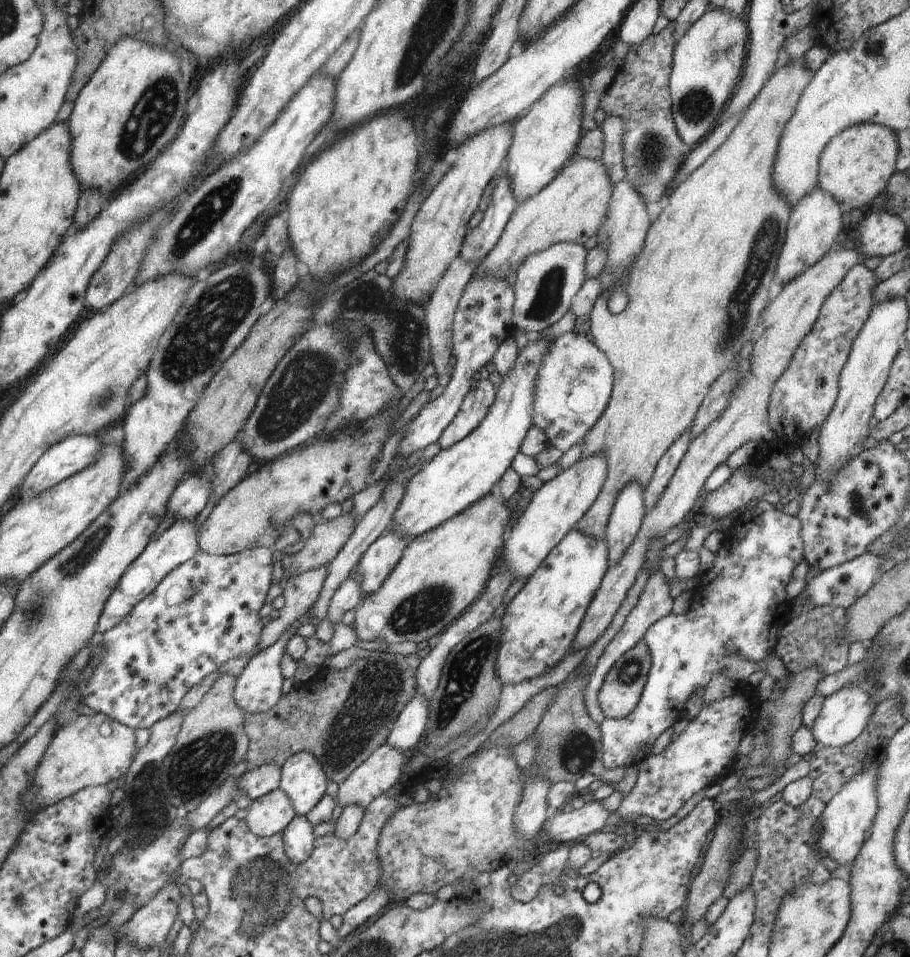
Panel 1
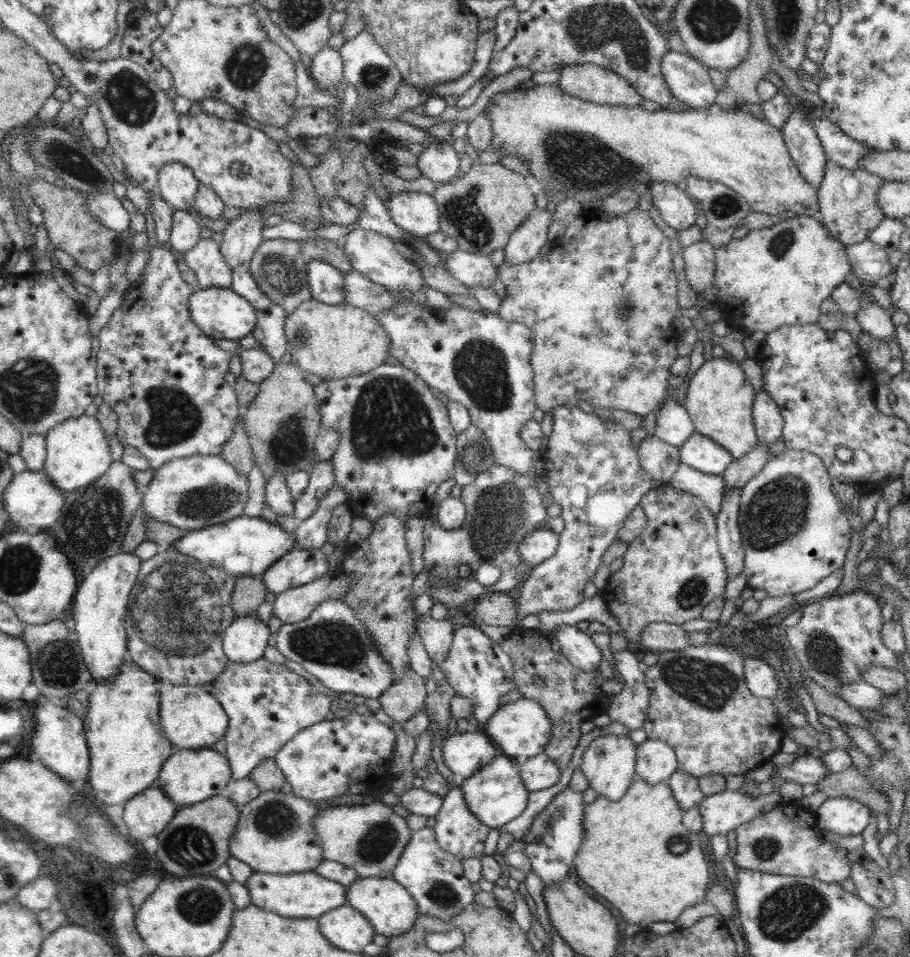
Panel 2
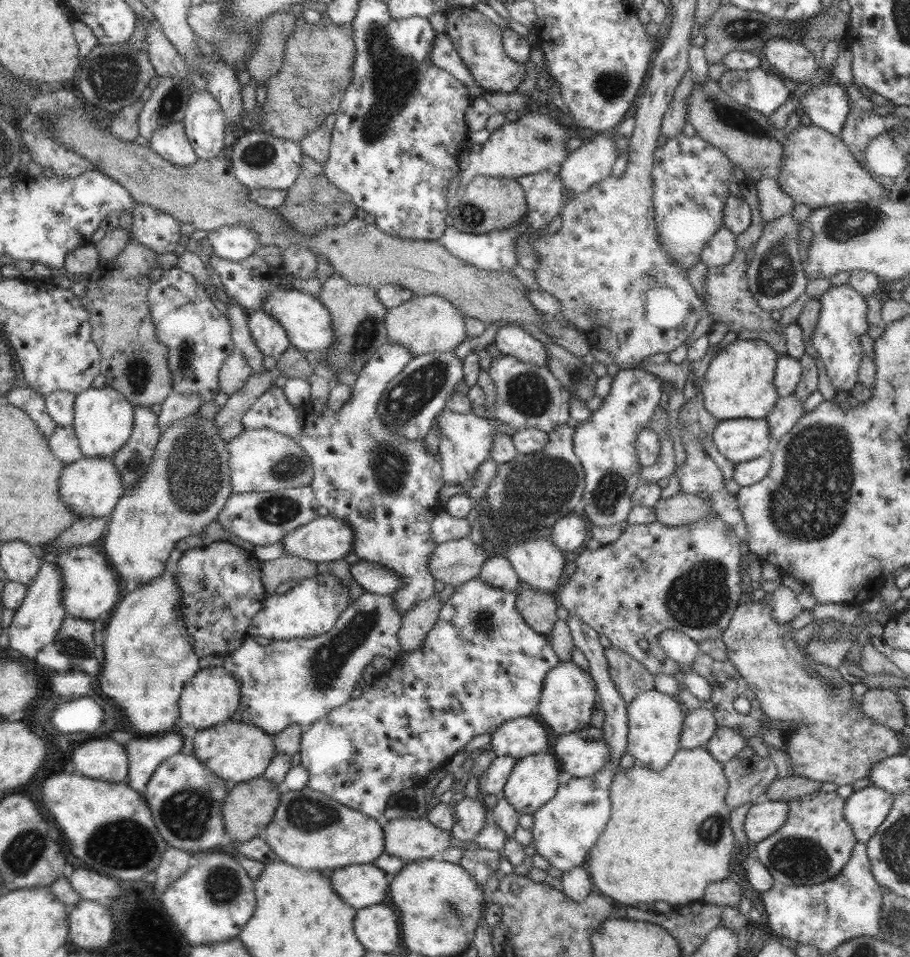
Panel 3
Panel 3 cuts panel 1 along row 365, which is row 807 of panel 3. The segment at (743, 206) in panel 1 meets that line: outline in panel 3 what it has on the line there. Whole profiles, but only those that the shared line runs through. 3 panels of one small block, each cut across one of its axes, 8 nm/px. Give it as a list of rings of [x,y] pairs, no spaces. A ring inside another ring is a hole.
[[[705,746],[693,749],[678,749],[672,760],[660,771],[654,771],[654,769],[648,767],[632,767],[620,770],[616,773],[614,781],[610,785],[610,802],[612,802],[610,819],[608,819],[602,835],[598,837],[598,841],[592,845],[585,863],[594,889],[605,897],[610,898],[610,900],[618,900],[618,902],[628,904],[628,906],[637,906],[638,902],[654,903],[657,900],[664,900],[664,902],[669,902],[675,907],[702,899],[708,883],[728,878],[730,864],[732,864],[732,858],[734,858],[732,852],[734,852],[734,847],[737,846],[736,839],[732,833],[732,826],[730,825],[730,812],[734,808],[726,804],[724,800],[726,792],[728,792],[728,779],[724,775],[723,763],[714,759]]]

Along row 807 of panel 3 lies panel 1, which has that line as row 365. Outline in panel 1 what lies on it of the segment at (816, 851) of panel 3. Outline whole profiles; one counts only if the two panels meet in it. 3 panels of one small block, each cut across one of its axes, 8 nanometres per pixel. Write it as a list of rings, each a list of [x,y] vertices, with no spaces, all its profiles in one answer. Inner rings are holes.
[[[864,262],[852,266],[842,282],[828,294],[824,306],[782,376],[774,382],[767,406],[768,424],[780,440],[780,432],[792,434],[790,440],[800,440],[804,432],[821,426],[832,412],[838,398],[838,382],[848,360],[852,343],[870,316],[876,275]]]

